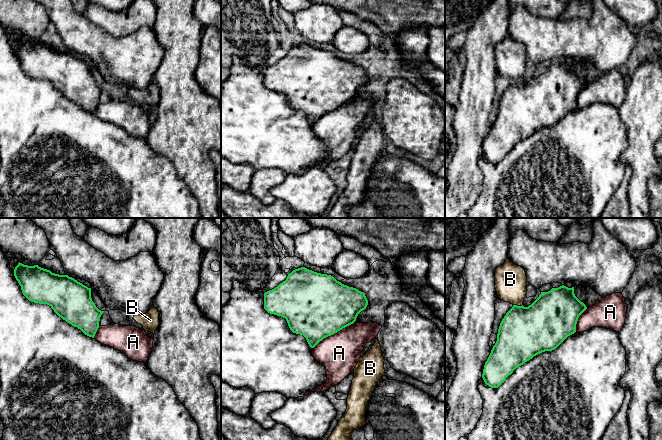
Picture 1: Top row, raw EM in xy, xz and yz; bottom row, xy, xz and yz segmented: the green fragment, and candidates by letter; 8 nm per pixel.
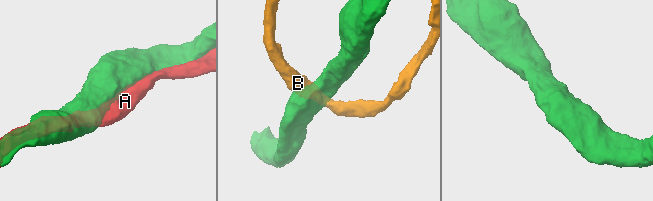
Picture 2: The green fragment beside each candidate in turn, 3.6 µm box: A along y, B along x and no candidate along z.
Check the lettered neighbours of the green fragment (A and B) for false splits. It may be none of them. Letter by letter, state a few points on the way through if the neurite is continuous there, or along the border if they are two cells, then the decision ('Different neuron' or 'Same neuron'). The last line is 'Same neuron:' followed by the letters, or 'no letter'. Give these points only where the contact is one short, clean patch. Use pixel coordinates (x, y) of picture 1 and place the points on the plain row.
A: Same neuron
B: Different neuron
Same neuron: A

